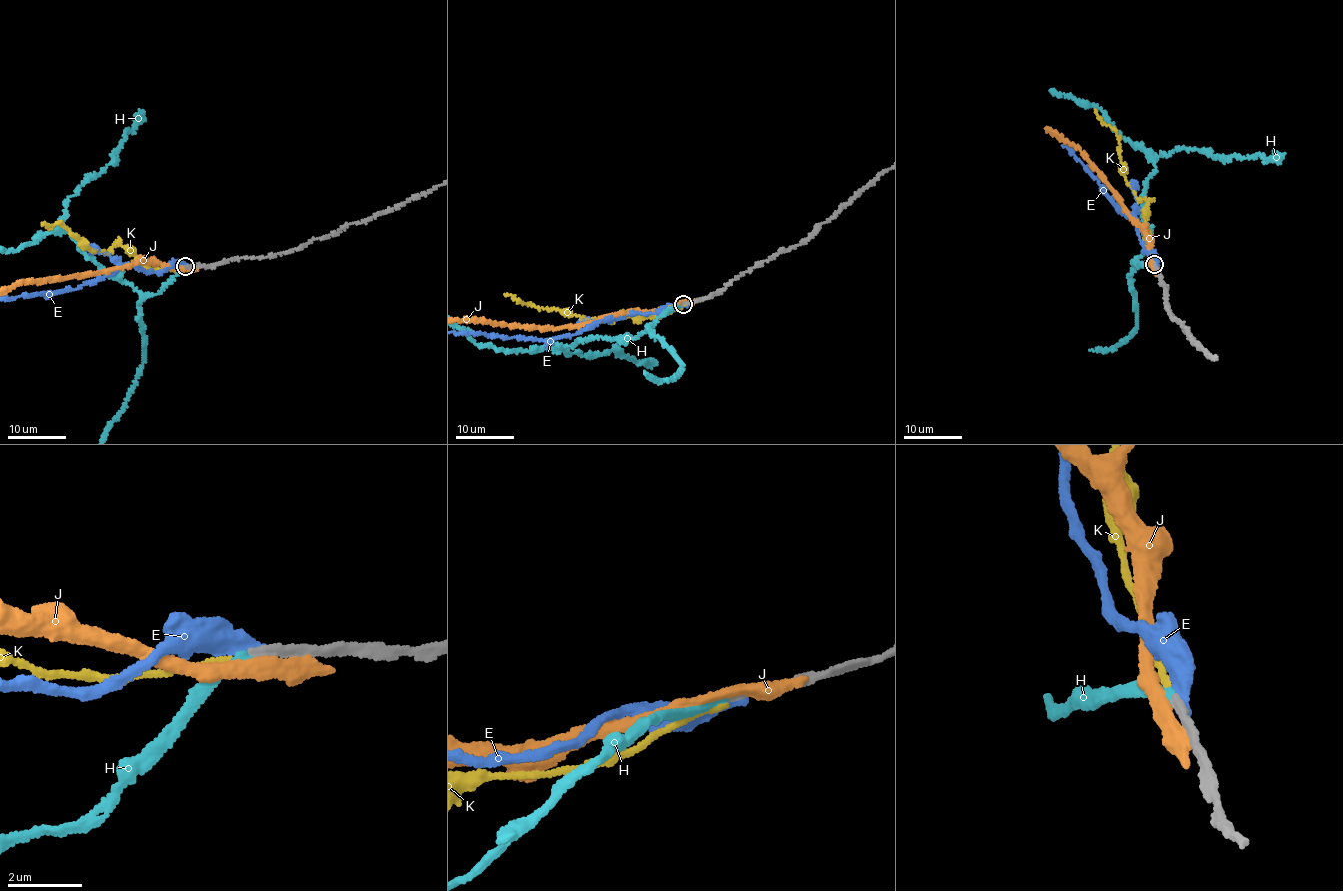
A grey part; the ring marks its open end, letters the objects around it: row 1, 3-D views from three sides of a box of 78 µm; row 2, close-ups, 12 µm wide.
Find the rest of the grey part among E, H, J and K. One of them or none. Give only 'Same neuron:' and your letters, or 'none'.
Same neuron: H

